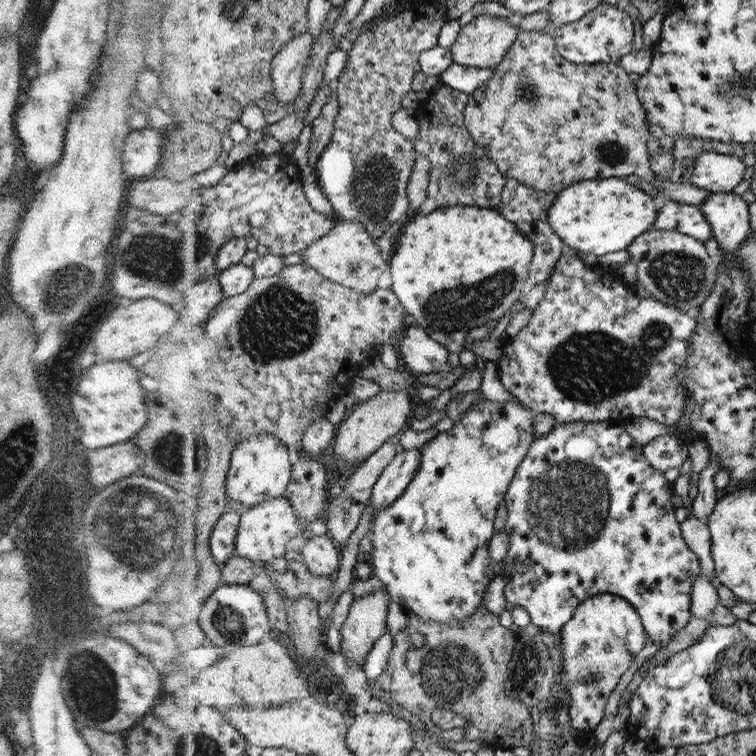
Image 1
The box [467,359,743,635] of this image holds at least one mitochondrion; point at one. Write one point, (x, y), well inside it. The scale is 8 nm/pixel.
(568, 506)

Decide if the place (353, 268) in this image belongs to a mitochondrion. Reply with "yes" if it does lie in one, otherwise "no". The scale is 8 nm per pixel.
yes

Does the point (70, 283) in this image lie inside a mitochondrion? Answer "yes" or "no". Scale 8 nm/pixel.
yes

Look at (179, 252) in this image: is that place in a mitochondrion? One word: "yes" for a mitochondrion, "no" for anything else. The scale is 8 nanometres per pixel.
yes

